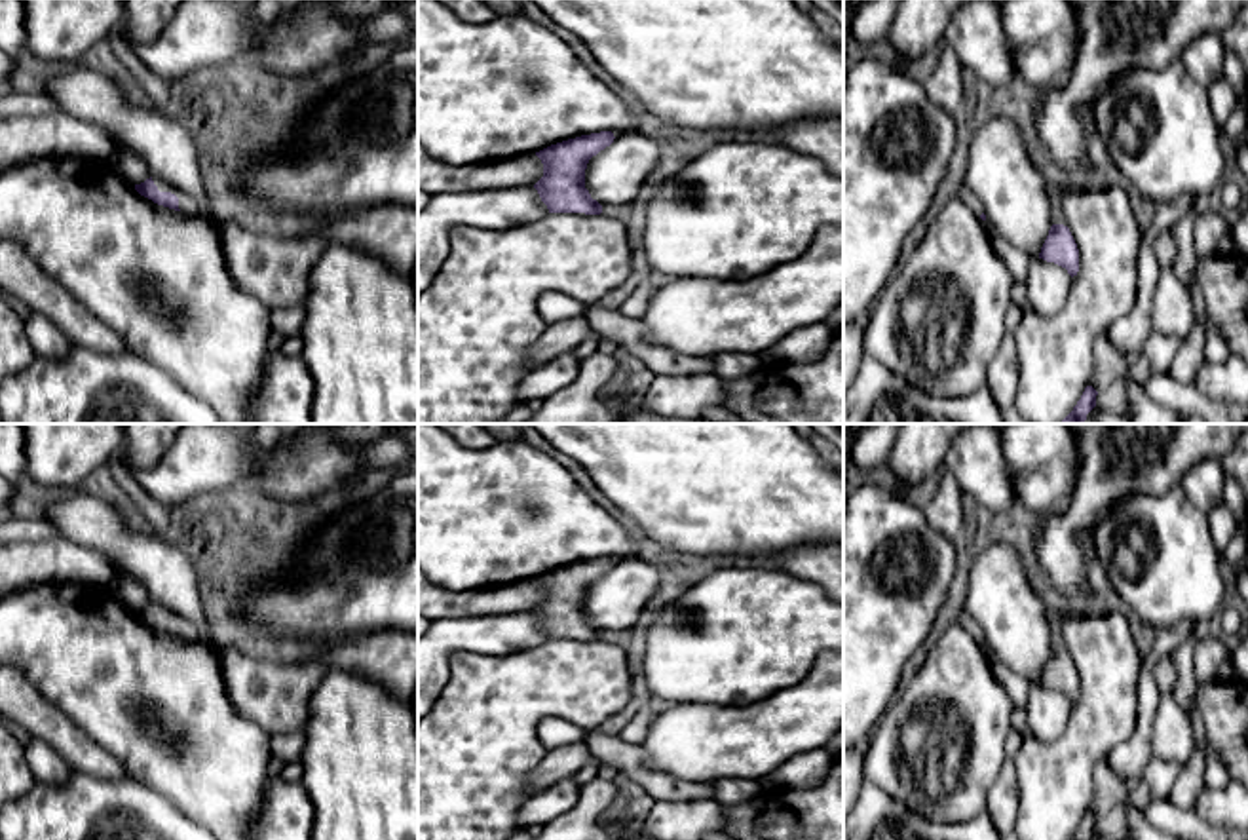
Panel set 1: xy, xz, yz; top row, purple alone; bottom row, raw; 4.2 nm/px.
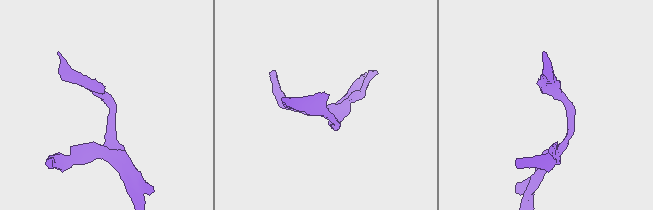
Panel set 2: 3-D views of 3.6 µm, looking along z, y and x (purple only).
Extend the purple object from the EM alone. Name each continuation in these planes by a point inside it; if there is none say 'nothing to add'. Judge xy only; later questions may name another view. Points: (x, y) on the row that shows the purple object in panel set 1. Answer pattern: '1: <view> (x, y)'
1: xy (187, 204)

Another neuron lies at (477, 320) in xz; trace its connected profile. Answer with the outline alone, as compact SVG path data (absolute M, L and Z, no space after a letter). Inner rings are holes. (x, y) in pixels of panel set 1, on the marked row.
M547 213L503 230L456 226L450 251L431 285L418 295L418 424L501 424L522 401L517 386L528 374L526 359L543 333L536 300L545 291L595 304L633 274L627 222L604 215Z

